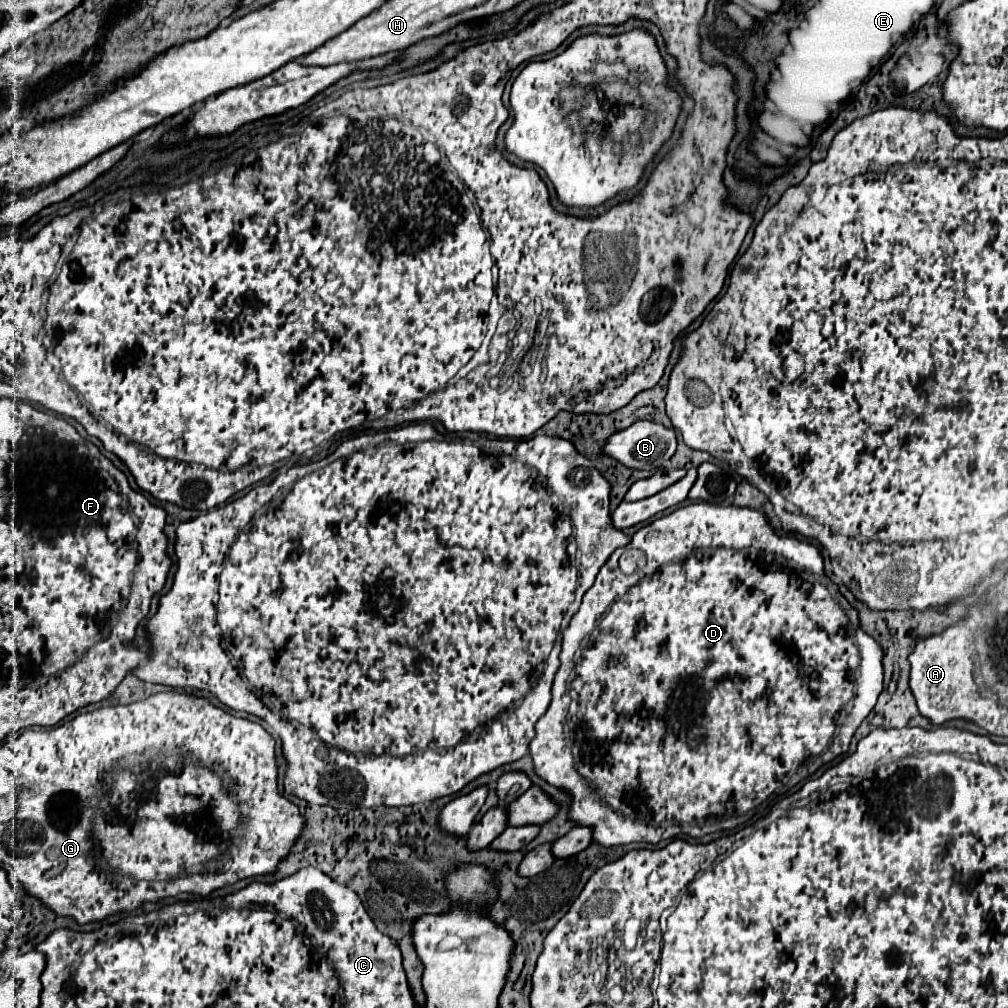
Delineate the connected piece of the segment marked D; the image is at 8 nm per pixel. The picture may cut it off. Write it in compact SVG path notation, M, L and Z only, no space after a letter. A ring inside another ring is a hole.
M696 502L690 506L682 506L662 518L656 518L648 526L640 528L628 546L615 550L612 558L600 568L594 586L584 594L578 614L574 614L568 630L564 632L560 668L556 672L554 686L552 686L552 704L550 704L548 712L536 722L536 736L530 744L534 772L548 784L552 784L560 790L566 790L572 796L568 820L572 820L574 826L592 828L592 842L596 842L604 848L612 848L618 844L632 844L632 842L658 844L660 840L670 840L670 838L676 838L678 834L686 834L690 838L702 838L706 834L730 830L730 828L744 824L748 820L746 816L756 806L760 806L770 794L774 794L778 788L782 788L786 784L786 780L798 768L800 768L800 778L806 778L806 776L814 774L820 766L832 762L836 756L848 752L850 740L852 740L856 728L872 712L872 708L878 700L878 694L882 692L882 648L872 636L868 636L860 628L858 620L850 620L850 616L846 614L842 604L832 594L828 582L830 580L824 572L824 560L816 546L812 546L808 542L800 542L798 538L778 536L774 532L774 528L768 524L764 512L740 508L740 506L716 506L710 502ZM626 550L642 550L646 554L646 570L642 576L640 574L626 576L620 570L618 561ZM586 626L588 628L596 626L596 630L590 630L592 634L590 632L584 634ZM584 636L588 636L588 640L592 640L592 647L587 647L582 654L582 659L576 660L576 674L572 674L572 686L568 686L568 678L574 670L574 654L576 654L580 642L584 640ZM766 682L774 682L774 690L766 690L766 686L768 686ZM568 692L572 696L572 702L570 702ZM640 796L642 796L640 806L632 806L630 812L618 810L622 806L622 800L626 800L630 804L632 800L638 800Z

